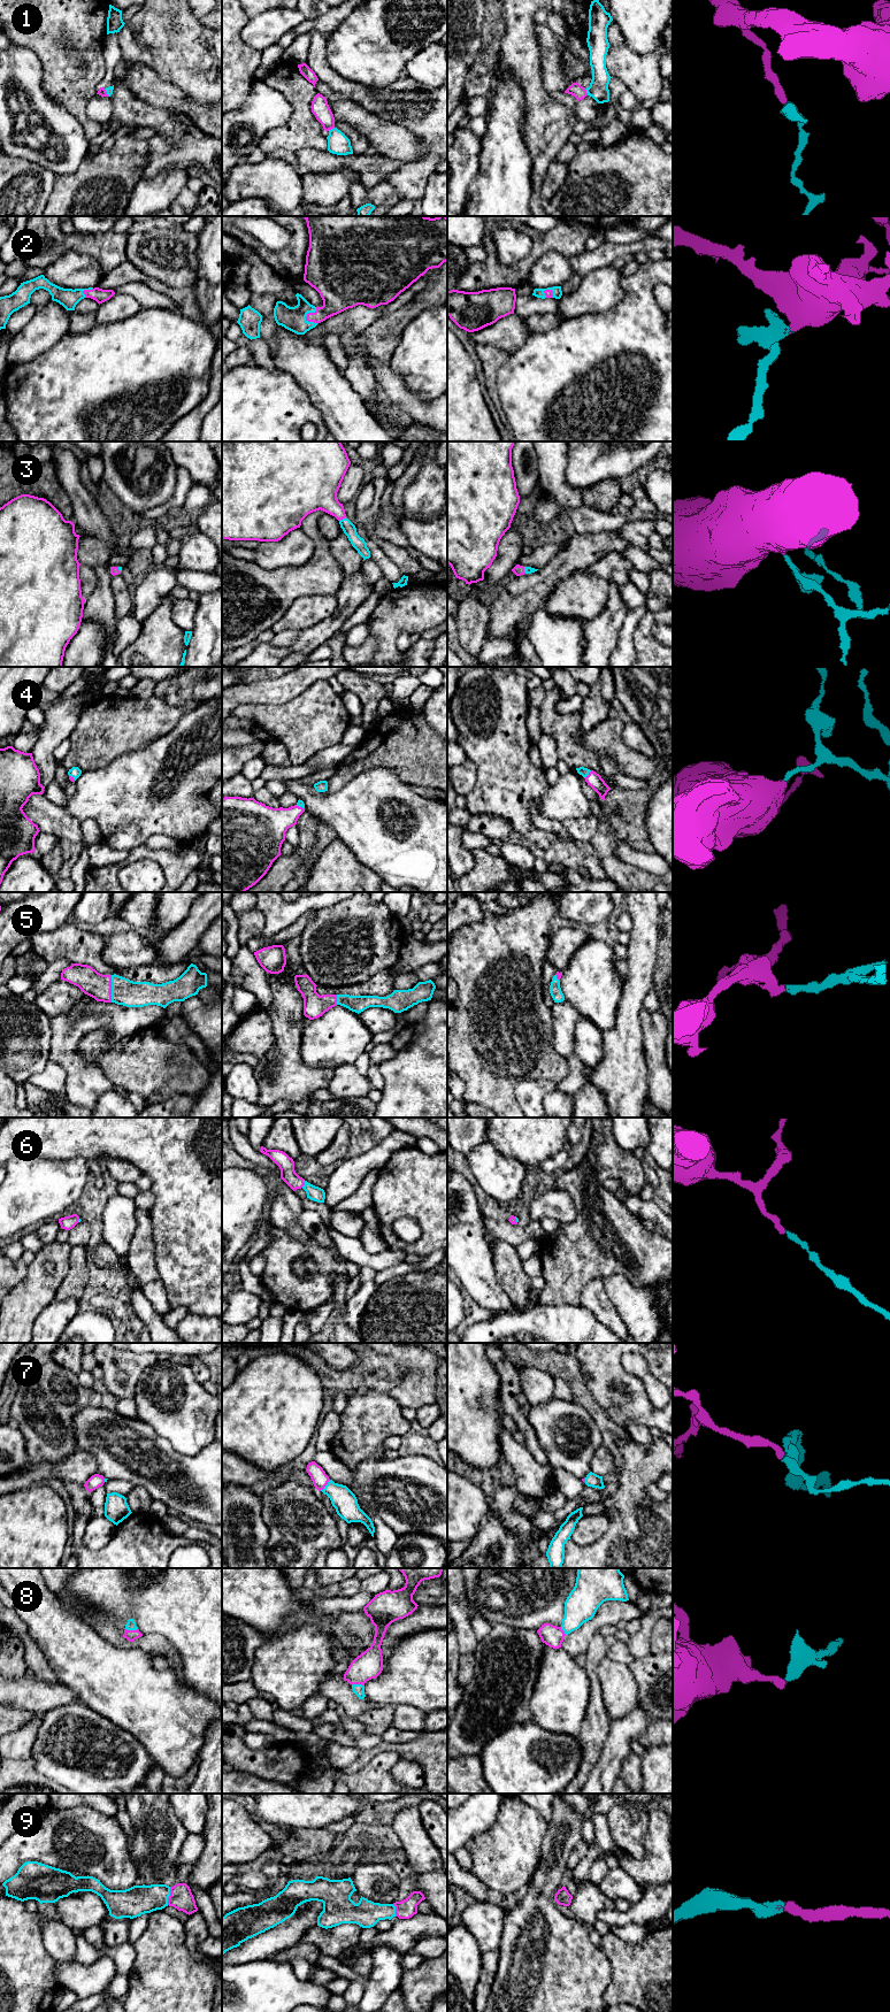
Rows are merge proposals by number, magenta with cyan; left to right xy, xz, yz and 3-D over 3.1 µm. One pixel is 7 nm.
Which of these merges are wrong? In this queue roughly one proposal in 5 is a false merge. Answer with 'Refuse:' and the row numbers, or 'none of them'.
Refuse: none of them

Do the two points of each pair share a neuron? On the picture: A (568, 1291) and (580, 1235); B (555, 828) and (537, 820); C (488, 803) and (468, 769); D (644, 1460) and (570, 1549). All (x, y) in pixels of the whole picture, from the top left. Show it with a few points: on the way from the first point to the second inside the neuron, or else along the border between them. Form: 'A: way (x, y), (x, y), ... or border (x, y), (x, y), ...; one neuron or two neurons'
A: way (568, 1277), (569, 1261), (580, 1249); one neuron
B: way (551, 826), (542, 822); one neuron
C: border (470, 759), (476, 767), (476, 784), (465, 796); two neurons
D: way (631, 1490), (630, 1519), (600, 1549); one neuron

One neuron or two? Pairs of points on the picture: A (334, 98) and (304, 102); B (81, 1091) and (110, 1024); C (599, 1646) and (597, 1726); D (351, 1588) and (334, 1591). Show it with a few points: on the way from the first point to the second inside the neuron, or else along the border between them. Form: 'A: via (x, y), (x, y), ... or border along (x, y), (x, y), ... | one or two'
A: border along (315, 86), (319, 92) | two
B: via (77, 1069), (73, 1062), (73, 1039), (89, 1024) | one
C: via (592, 1666), (592, 1675), (596, 1683), (596, 1706) | one
D: border along (338, 1583), (340, 1595) | two

